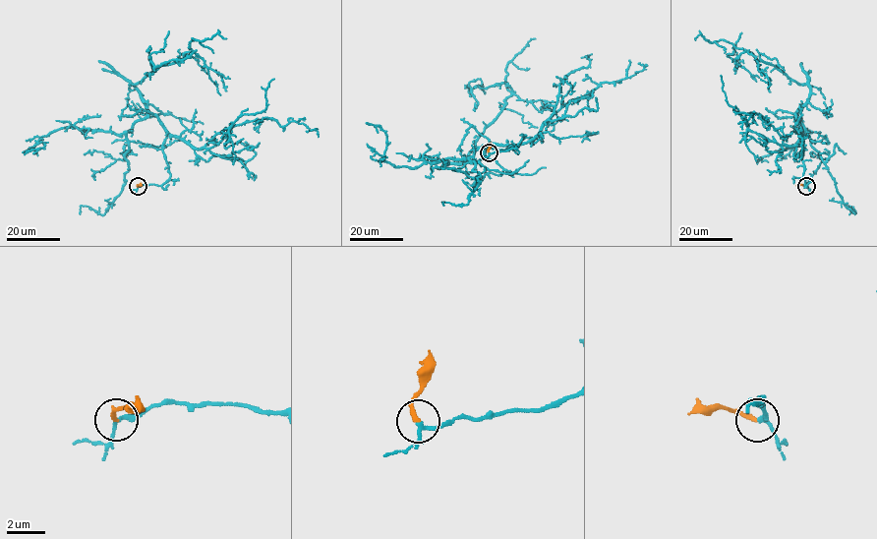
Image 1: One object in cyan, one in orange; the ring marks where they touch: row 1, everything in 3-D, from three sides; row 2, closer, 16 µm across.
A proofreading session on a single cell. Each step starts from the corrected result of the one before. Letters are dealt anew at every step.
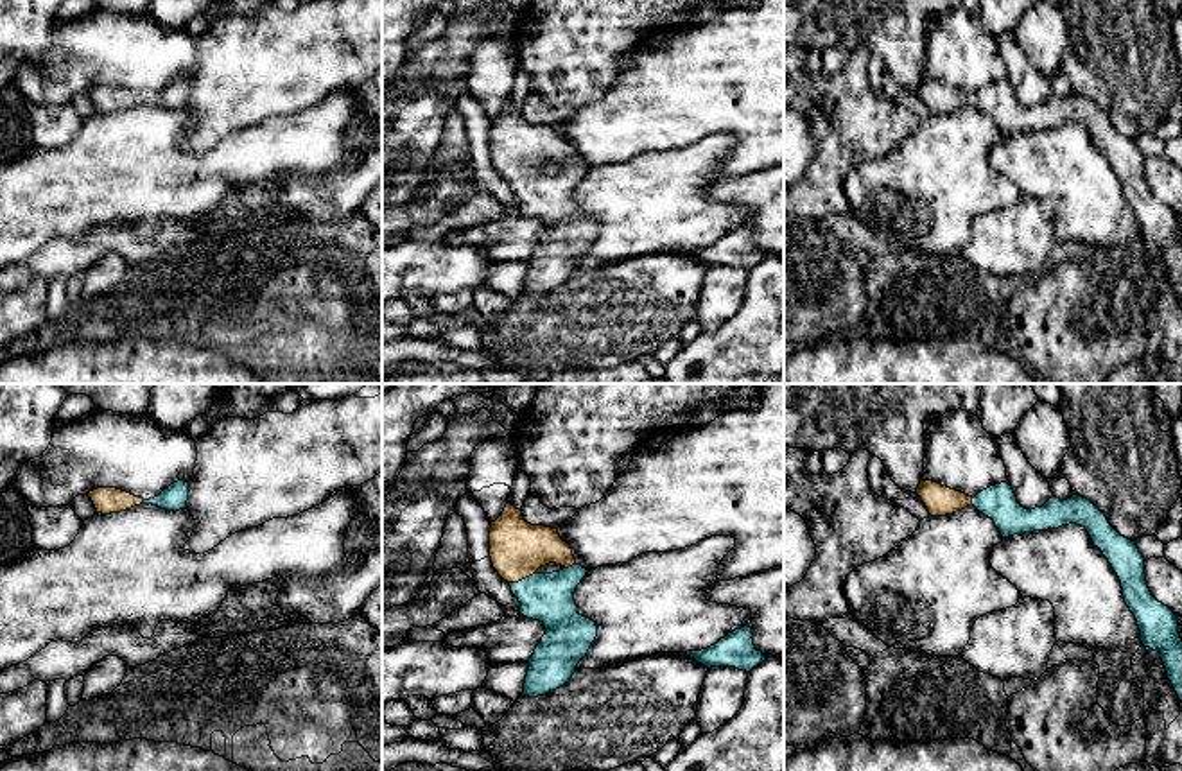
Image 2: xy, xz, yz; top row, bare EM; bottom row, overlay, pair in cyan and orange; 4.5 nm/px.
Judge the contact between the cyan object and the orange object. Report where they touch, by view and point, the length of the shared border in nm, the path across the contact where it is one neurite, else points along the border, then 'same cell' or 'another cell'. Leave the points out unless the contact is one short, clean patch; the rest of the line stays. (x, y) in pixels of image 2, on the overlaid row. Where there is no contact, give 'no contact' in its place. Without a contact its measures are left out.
meets cyan in xz at (522, 580); contact 120 nm long; runs through xz (549, 597), (542, 597), (522, 580), (517, 567), (517, 549); same cell

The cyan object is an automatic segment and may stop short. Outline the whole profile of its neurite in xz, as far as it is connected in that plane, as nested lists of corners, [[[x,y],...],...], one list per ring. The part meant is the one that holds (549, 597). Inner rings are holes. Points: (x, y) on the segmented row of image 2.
[[[506,504],[490,527],[490,558],[520,602],[520,615],[540,620],[545,635],[529,658],[524,696],[545,696],[570,681],[597,637],[597,626],[578,613],[574,592],[587,576],[558,529],[531,525]]]

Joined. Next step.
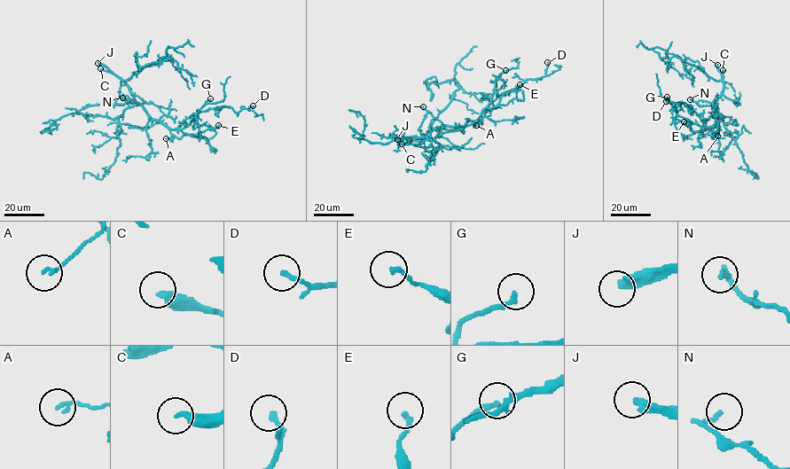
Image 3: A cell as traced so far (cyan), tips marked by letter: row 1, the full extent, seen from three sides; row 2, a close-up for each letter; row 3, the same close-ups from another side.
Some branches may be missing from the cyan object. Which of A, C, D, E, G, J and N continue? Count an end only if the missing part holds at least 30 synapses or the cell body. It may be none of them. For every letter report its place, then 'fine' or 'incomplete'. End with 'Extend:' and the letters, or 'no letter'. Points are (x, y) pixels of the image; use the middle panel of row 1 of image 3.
A: at (476, 125); fine
C: at (402, 144); incomplete
D: at (547, 62); fine
E: at (520, 84); fine
G: at (505, 70); fine
J: at (397, 139); incomplete
N: at (423, 106); fine
Extend: C, J

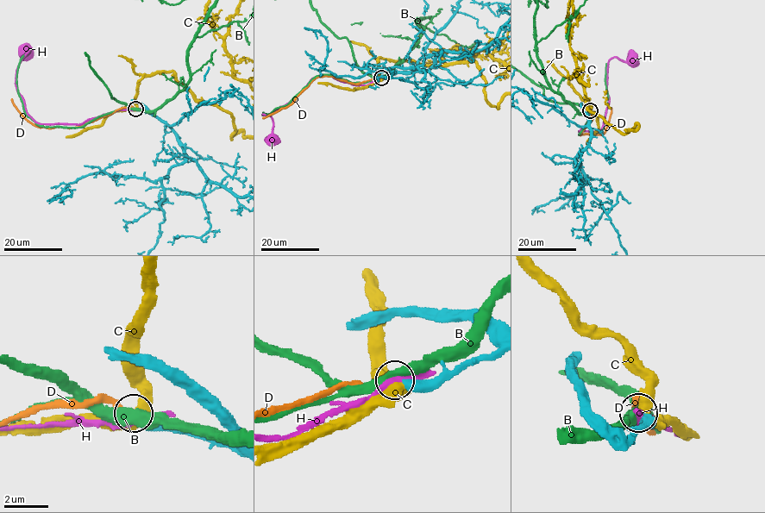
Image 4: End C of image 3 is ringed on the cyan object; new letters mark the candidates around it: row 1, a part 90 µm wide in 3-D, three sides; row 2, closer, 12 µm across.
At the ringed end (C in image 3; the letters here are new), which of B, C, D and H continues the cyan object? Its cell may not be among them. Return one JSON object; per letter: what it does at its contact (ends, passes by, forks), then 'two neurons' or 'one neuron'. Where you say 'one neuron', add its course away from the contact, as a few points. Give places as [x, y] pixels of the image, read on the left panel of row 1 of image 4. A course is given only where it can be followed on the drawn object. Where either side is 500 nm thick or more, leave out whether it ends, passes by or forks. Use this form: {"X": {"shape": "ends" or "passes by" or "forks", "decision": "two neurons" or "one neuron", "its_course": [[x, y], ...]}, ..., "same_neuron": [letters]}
{"B": {"shape": "passes by", "decision": "two neurons"}, "C": {"decision": "two neurons"}, "D": {"shape": "ends", "decision": "one neuron"}, "H": {"decision": "two neurons"}, "same_neuron": ["D"]}

